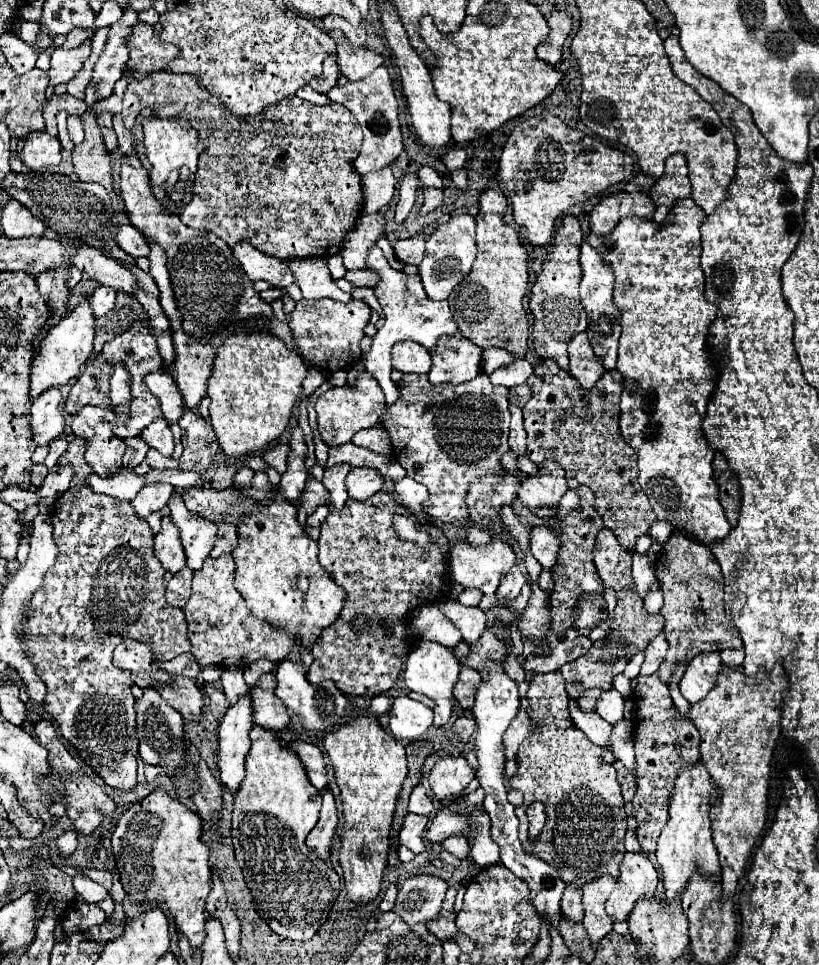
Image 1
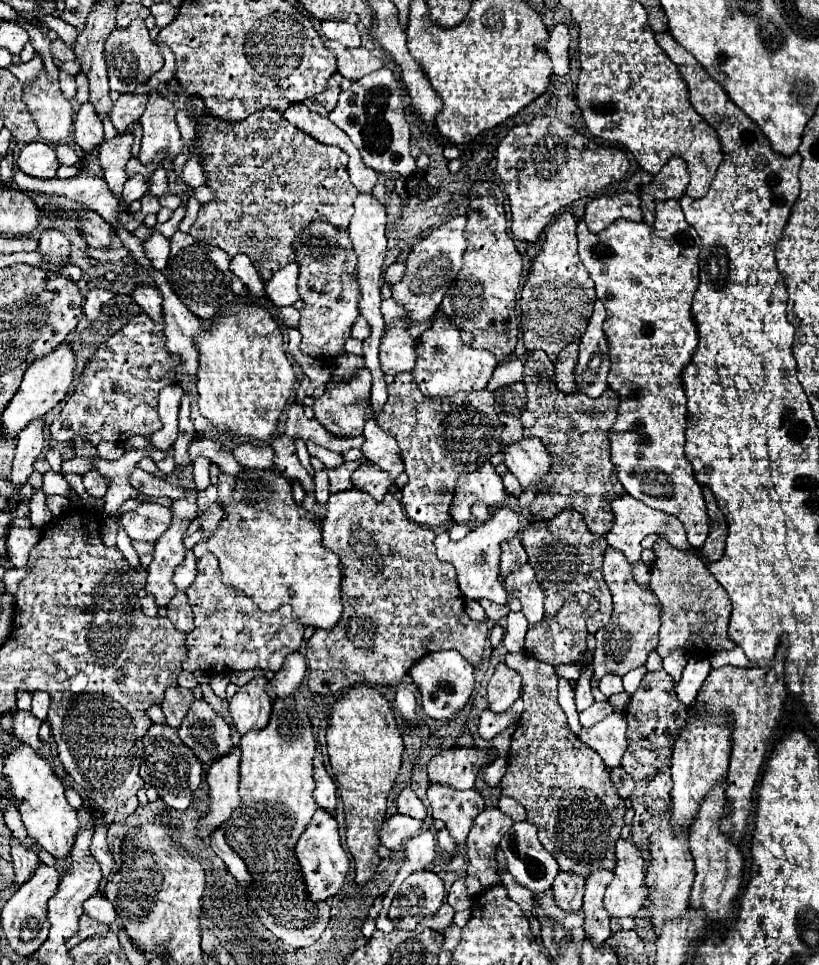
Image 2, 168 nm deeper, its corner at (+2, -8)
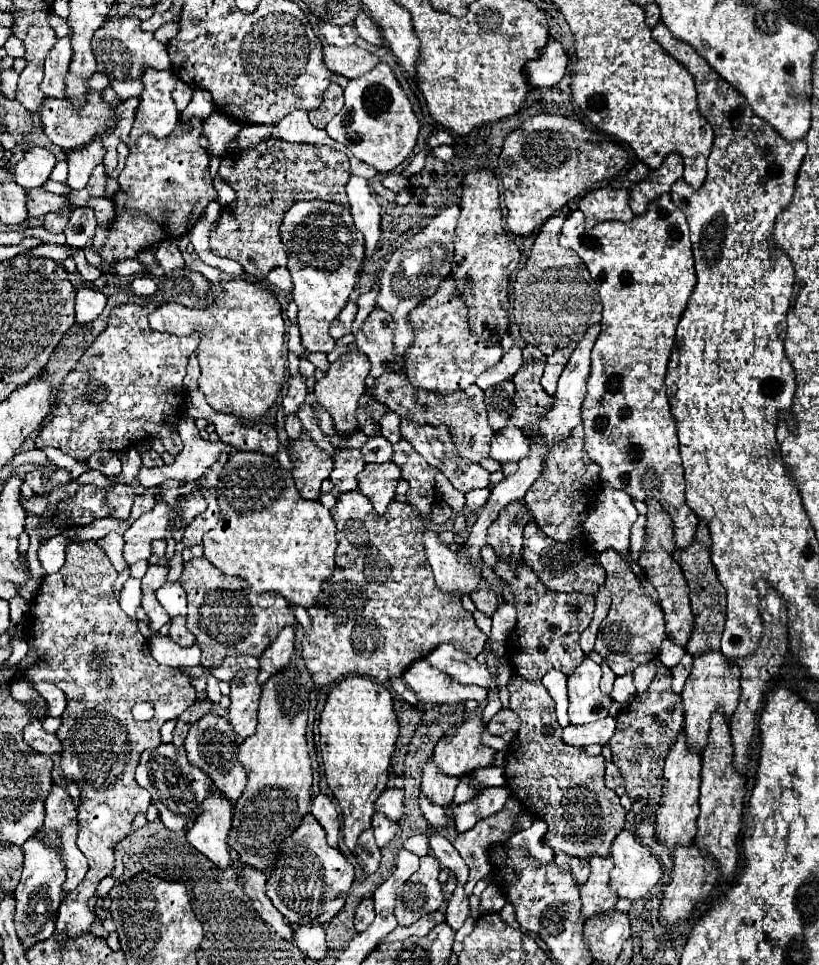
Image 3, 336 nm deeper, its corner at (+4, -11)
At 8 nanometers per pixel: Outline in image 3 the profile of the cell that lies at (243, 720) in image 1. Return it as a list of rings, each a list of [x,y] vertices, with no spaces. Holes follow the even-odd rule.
[[[214,787],[202,803],[202,813],[186,833],[186,839],[192,847],[204,853],[216,867],[230,867],[230,855],[226,837],[232,821],[232,803]]]

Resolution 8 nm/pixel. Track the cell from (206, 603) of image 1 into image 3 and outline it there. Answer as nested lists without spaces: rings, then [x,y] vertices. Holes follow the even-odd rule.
[[[194,557],[194,559],[186,561],[180,581],[188,593],[188,615],[186,615],[188,629],[194,633],[196,645],[202,649],[202,667],[206,667],[206,669],[218,667],[226,657],[232,657],[232,655],[260,657],[262,651],[266,651],[266,647],[270,647],[270,643],[274,643],[274,639],[278,637],[278,631],[282,631],[282,627],[298,625],[298,619],[294,617],[292,607],[286,603],[286,599],[282,599],[280,595],[270,595],[270,593],[266,593],[266,595],[250,593],[250,587],[244,579],[222,575],[214,565],[210,565],[206,561],[206,557]]]

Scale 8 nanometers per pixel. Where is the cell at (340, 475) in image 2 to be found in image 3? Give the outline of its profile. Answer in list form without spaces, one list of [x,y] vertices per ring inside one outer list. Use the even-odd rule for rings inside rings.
[[[336,449],[332,459],[334,459],[334,469],[330,473],[330,481],[334,485],[334,491],[338,493],[354,491],[358,487],[356,475],[364,469],[360,451],[358,449]]]

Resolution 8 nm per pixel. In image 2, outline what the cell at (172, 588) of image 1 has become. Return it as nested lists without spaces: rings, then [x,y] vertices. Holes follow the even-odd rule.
[[[176,592],[176,596],[172,598],[172,602],[168,604],[168,618],[170,622],[174,624],[176,630],[188,634],[194,630],[194,618],[192,618],[192,610],[190,610],[190,604],[186,600],[186,594],[184,592]]]

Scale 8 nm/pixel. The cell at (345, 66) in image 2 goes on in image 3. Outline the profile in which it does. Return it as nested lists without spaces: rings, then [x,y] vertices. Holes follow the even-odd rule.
[[[326,45],[324,47],[324,63],[332,73],[344,75],[348,79],[358,79],[364,73],[372,71],[380,63],[380,59],[358,45],[350,45],[346,49]]]

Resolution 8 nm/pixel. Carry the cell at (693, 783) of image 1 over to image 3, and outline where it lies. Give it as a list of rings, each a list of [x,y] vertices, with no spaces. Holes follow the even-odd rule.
[[[706,651],[702,657],[694,659],[692,673],[682,691],[682,705],[684,705],[684,735],[686,743],[692,751],[704,751],[710,735],[710,719],[716,709],[722,709],[726,721],[734,715],[734,709],[740,699],[740,671],[736,665],[730,667],[728,659],[720,651]]]

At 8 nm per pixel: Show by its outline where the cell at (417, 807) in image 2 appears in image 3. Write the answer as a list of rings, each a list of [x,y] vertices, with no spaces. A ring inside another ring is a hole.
[[[386,789],[376,803],[376,811],[384,813],[392,821],[400,821],[404,813],[404,791],[402,789]]]

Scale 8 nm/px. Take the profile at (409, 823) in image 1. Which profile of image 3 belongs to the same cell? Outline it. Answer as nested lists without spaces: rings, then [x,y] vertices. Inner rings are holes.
[[[374,815],[372,817],[372,829],[374,829],[374,837],[376,837],[376,845],[384,847],[388,845],[398,833],[400,833],[400,825],[386,819],[386,815]]]

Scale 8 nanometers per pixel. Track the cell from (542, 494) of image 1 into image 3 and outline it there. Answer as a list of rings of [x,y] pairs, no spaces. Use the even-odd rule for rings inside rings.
[[[508,423],[508,427],[496,433],[492,439],[490,459],[498,463],[508,463],[508,461],[518,463],[518,459],[524,459],[528,453],[530,453],[528,437],[512,423]]]

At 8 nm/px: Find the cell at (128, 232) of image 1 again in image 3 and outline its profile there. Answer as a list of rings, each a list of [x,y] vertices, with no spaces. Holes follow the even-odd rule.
[[[44,189],[28,191],[28,215],[30,217],[42,217],[48,213],[62,213],[66,209],[72,213],[72,207],[66,203],[66,199],[62,195],[54,195]]]

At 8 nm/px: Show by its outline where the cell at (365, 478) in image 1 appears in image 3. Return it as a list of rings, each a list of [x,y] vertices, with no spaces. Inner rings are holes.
[[[392,461],[366,463],[366,467],[358,475],[358,491],[370,499],[376,513],[384,515],[388,503],[394,497],[398,479],[400,479],[400,469]]]

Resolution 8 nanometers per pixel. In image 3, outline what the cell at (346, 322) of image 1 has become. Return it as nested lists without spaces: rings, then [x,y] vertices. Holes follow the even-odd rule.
[[[296,201],[284,215],[280,237],[288,253],[288,271],[294,281],[292,299],[298,305],[300,337],[306,351],[330,353],[336,341],[330,337],[330,325],[338,321],[356,285],[356,275],[364,259],[364,239],[354,227],[352,215],[328,201]]]

